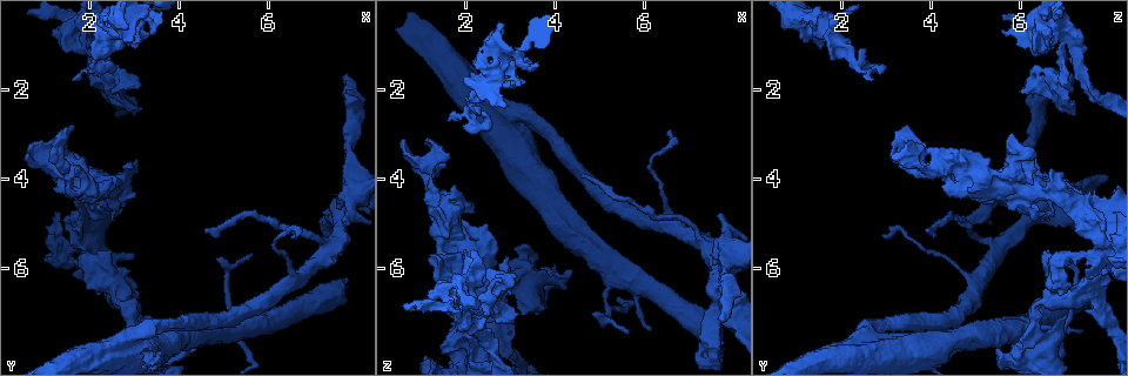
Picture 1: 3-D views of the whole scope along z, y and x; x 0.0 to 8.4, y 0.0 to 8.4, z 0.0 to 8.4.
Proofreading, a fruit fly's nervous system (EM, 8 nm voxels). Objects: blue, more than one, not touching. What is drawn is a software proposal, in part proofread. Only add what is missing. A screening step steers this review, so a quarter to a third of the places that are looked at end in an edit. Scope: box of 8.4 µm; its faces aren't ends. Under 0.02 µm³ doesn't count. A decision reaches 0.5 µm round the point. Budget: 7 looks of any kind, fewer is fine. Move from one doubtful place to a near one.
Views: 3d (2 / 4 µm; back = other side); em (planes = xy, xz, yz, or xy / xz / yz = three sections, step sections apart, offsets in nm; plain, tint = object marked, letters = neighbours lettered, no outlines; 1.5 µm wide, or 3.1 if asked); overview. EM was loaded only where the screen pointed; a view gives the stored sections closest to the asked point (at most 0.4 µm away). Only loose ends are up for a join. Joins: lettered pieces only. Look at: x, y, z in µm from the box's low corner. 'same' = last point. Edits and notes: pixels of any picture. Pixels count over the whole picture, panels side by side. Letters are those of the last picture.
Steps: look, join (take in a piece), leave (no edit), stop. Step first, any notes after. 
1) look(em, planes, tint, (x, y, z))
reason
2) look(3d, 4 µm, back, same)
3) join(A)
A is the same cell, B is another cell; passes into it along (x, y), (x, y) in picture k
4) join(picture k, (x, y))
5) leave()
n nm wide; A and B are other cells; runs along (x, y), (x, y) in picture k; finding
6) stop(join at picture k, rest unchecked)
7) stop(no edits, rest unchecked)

look(em, yz, step 8, letters, (1.60, 1.80, 2.70))
tapers out

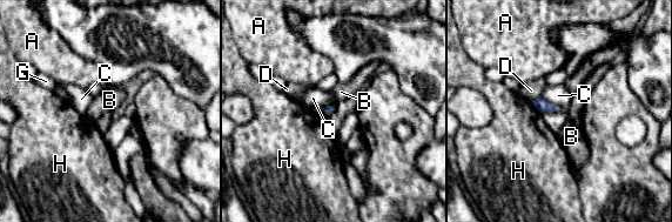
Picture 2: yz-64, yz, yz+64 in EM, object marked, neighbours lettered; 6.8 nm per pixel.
look(em, planes, letters, same)
cut it another way

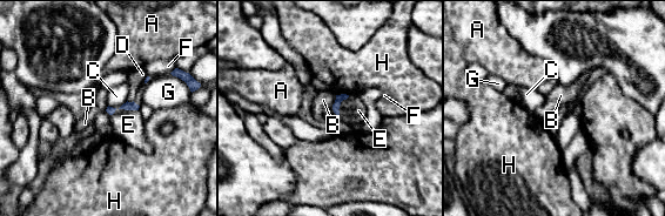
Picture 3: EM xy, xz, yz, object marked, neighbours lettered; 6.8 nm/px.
leave()
E touches over 120 nm; A, B, C, D, E, F, G and H are other cells; border along (336, 95), (331, 107) in picture 3; no lettered piece goes on from it

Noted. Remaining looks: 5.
look(3d, 2 µm, (2.65, 0.90, 1.10))

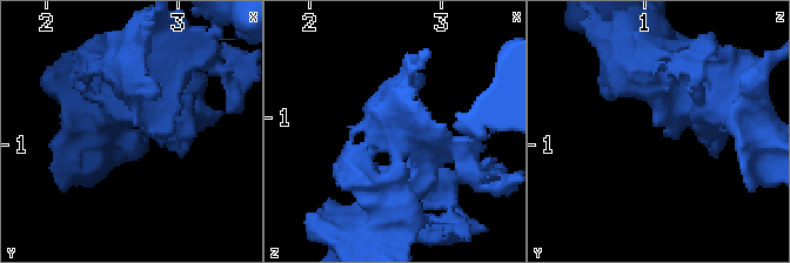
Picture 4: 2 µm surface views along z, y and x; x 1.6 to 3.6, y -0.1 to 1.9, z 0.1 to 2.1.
look(em, planes, letters, (2.66, 0.84, 1.08))
3 arms; need the tissue

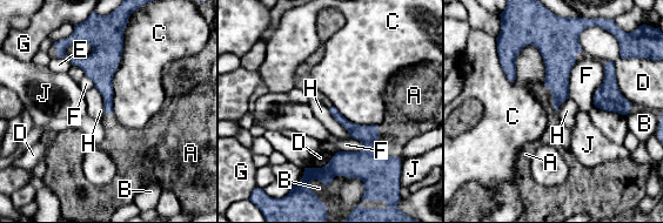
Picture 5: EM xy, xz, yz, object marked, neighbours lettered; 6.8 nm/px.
join(A)
C touches over 550 nm; A is the same cell, B, C, D, E, F, G, H and J are other cells; the cell continues

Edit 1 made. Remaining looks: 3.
look(overview)

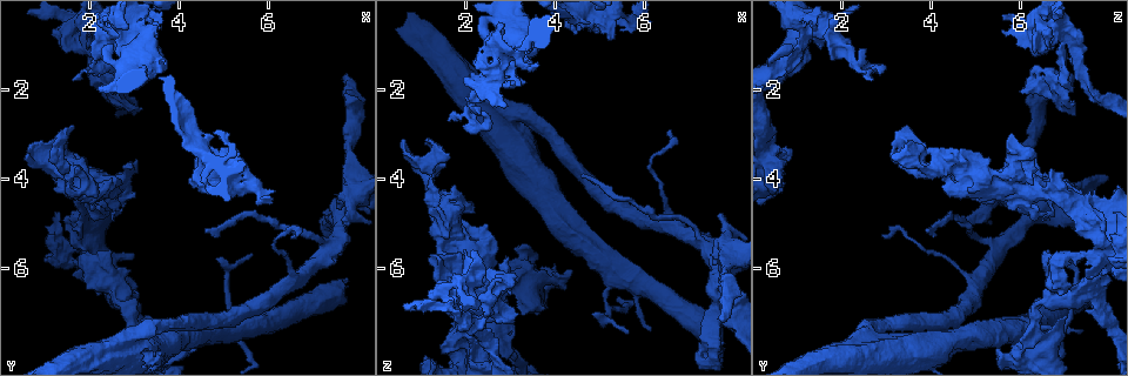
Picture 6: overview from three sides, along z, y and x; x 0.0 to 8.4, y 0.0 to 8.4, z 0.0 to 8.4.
look(em, xz, step 4, tint, (3.20, 1.90, 6.15))
branch stops here

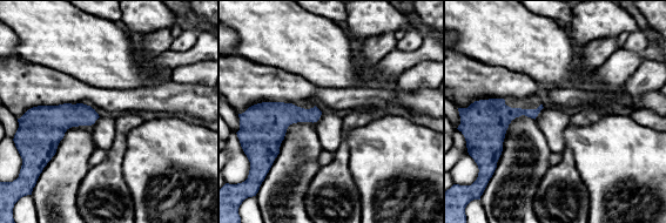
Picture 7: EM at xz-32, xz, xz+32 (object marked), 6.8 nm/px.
look(em, planes, letters, same)

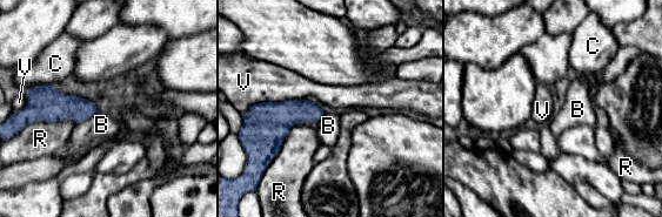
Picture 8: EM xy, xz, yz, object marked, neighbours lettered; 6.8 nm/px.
leave()
R touches over 400 nm; B, C, R and V are other cells; no lettered piece goes on from it

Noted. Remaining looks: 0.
stop(join at picture 5, rest unchecked)

